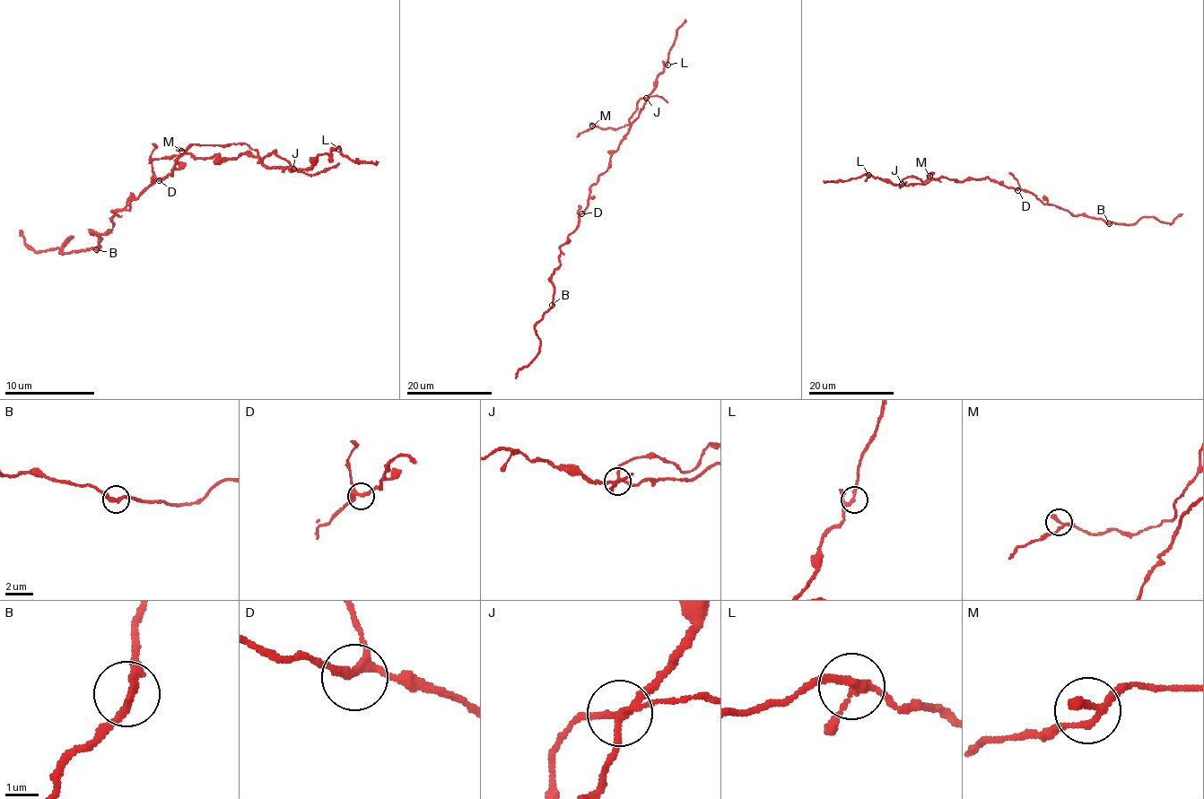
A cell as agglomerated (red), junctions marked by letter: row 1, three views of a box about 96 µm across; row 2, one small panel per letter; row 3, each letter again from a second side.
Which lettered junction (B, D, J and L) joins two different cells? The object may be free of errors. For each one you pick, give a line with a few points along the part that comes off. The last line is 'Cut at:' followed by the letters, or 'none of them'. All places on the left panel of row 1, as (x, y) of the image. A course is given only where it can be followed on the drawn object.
J: Course of the part to remove: (293, 169), (275, 153), (257, 162), (257, 153), (247, 144), (197, 144), (188, 146), (179, 155), (148, 162)
Cut at: J

